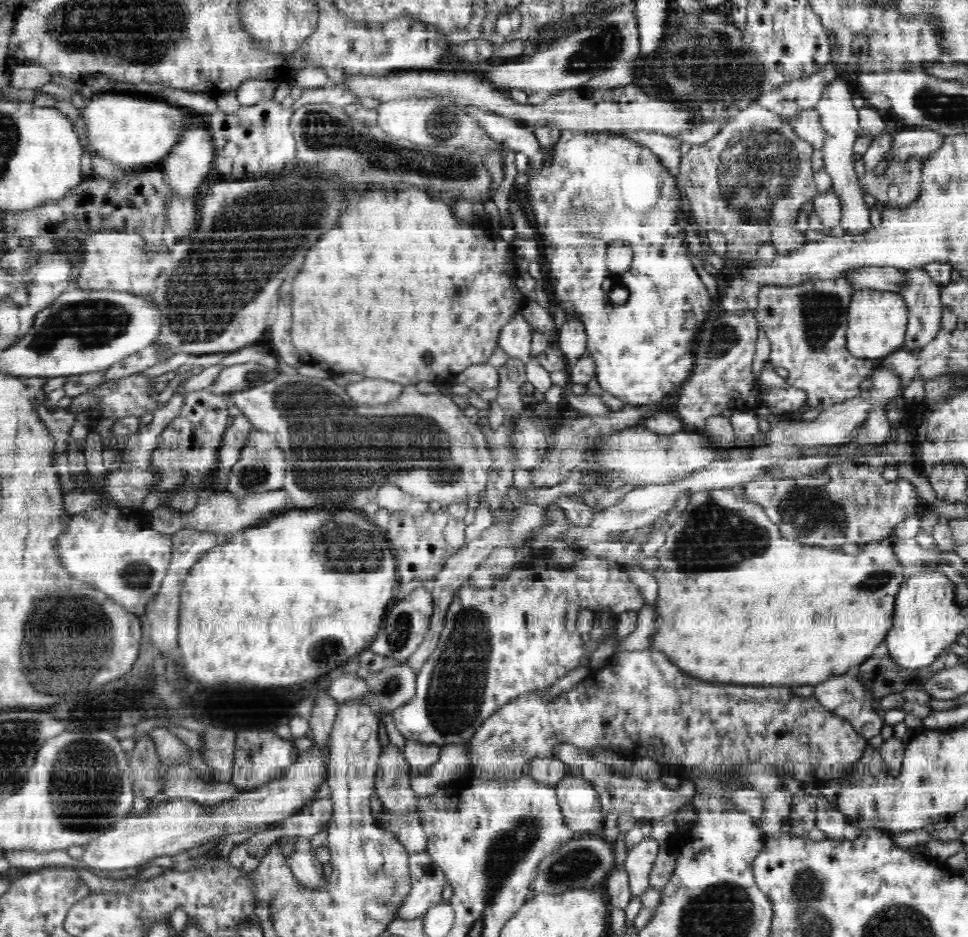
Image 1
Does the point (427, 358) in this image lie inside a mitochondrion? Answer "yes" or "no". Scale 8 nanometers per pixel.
yes

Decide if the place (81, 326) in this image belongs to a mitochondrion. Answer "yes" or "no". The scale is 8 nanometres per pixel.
yes

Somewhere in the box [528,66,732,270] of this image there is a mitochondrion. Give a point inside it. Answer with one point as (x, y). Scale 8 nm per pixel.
(575, 212)

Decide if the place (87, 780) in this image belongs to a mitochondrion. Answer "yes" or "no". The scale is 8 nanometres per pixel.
yes

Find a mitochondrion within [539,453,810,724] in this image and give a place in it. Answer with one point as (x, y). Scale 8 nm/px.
(714, 537)

